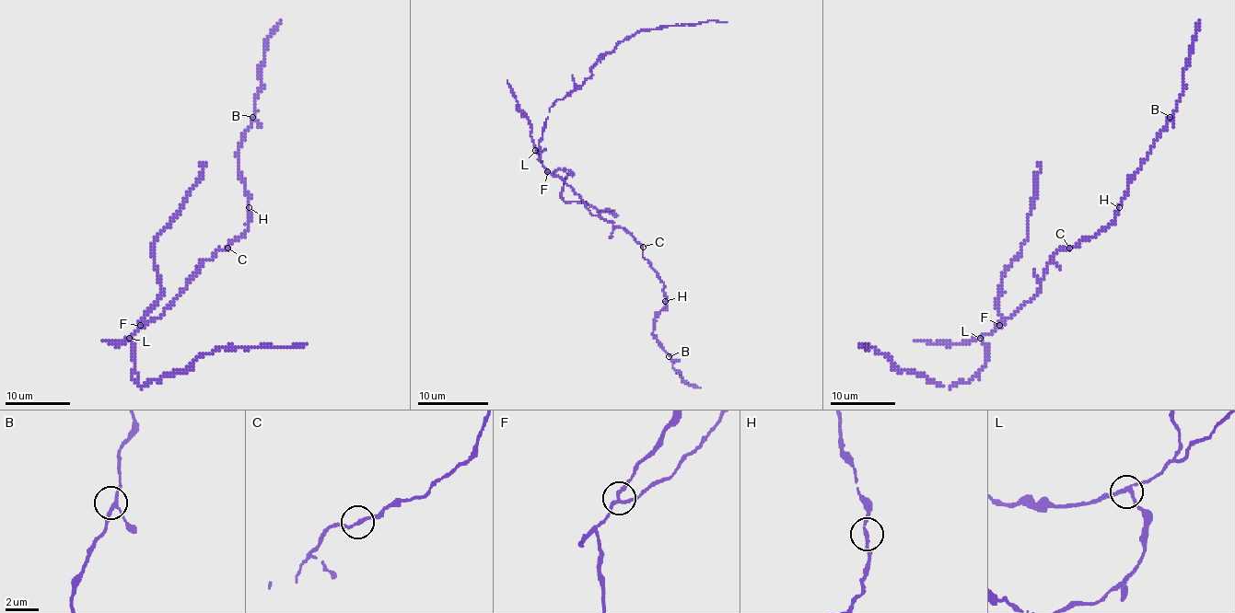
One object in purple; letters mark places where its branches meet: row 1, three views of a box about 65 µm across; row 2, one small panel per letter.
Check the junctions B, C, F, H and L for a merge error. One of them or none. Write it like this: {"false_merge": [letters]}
{"false_merge": ["F"]}

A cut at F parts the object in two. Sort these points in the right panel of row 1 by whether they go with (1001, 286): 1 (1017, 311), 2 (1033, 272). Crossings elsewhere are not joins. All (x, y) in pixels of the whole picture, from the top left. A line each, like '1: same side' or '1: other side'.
1: other side
2: other side

